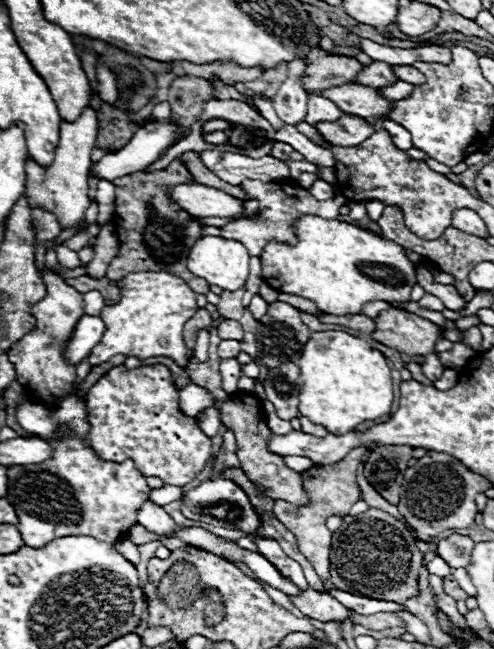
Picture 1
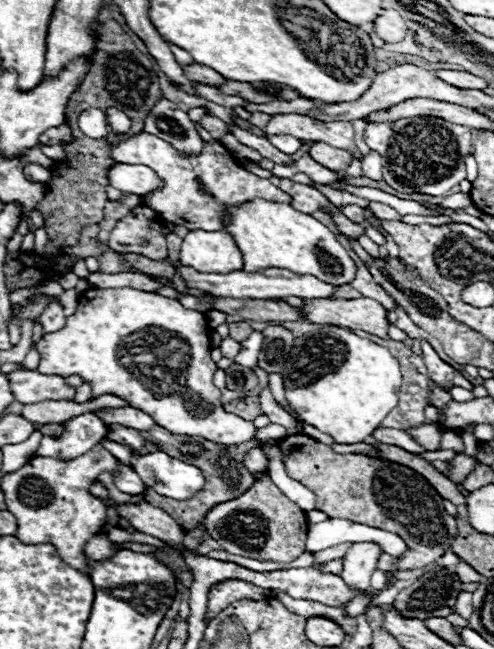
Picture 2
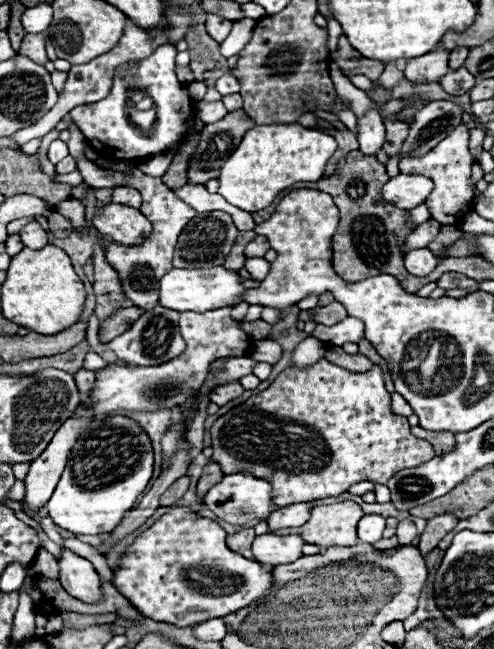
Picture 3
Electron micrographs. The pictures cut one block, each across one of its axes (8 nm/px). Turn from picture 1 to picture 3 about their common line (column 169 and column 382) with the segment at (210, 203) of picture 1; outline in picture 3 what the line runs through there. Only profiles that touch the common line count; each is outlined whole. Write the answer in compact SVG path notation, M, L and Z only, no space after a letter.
M398 174L384 184L382 196L384 196L384 200L388 200L390 204L396 204L398 208L410 208L412 210L418 204L426 202L432 188L434 188L434 182L428 176Z

